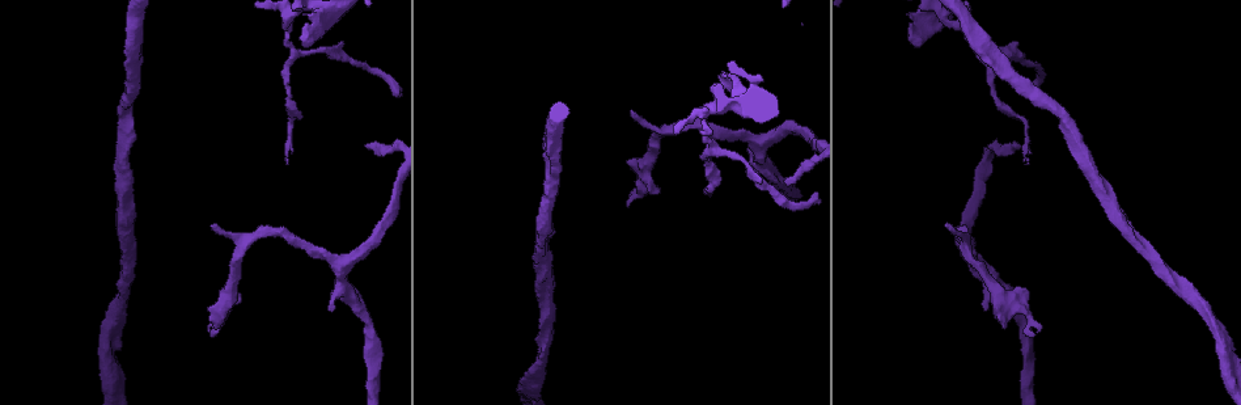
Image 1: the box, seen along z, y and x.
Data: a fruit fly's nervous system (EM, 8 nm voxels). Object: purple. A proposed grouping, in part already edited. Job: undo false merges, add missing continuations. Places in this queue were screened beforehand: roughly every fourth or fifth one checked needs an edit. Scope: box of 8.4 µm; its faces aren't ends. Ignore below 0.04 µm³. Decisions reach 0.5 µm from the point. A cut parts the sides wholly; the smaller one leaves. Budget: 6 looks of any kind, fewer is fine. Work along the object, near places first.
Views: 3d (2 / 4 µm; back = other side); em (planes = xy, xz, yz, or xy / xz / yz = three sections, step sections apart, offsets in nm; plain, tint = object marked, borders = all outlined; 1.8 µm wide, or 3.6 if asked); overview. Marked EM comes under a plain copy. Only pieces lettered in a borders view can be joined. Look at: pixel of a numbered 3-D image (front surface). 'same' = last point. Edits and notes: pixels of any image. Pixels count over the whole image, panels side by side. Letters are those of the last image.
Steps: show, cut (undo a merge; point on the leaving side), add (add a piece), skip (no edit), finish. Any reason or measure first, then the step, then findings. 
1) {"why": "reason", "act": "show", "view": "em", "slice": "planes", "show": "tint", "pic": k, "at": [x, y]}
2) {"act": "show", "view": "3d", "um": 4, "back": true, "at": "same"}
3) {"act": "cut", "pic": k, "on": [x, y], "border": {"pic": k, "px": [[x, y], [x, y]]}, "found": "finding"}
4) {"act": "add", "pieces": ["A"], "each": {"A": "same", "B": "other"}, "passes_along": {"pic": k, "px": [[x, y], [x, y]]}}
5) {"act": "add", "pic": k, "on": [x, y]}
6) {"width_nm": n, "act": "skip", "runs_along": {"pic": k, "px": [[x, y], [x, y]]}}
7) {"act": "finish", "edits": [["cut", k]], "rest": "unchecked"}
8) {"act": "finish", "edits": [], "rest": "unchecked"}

{"why": "free end", "act": "show", "view": "3d", "um": 2, "pic": 1, "at": [746, 148]}

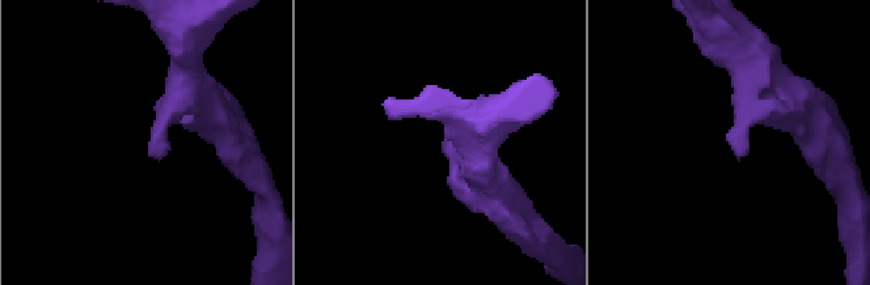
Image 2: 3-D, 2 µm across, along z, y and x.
{"act": "show", "view": "em", "slice": "xz", "step": 8, "show": "borders", "pic": 2, "at": [443, 146]}

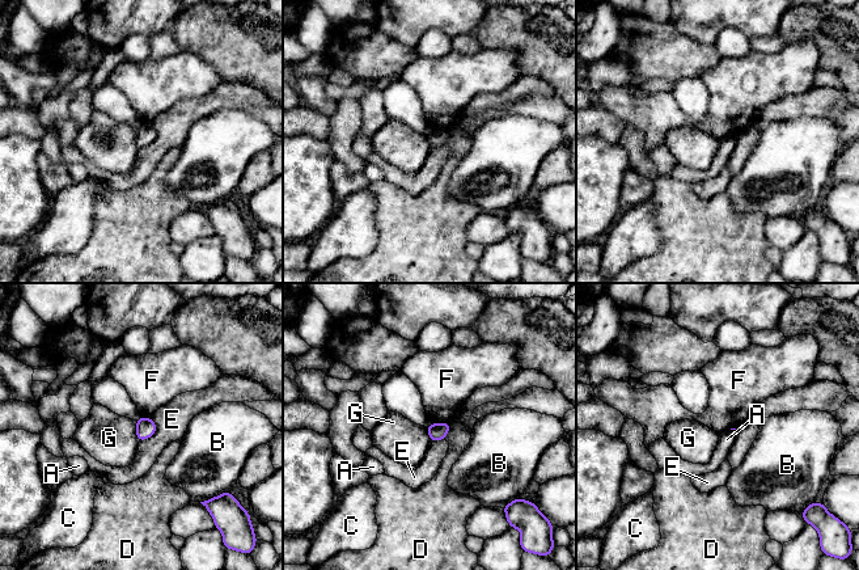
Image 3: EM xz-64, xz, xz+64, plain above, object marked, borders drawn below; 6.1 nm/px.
{"act": "skip", "each": {"A": "other", "B": "other", "C": "other", "D": "other", "E": "other", "F": "other", "G": "other"}, "border": {"pic": 3, "px": [[135, 421], [135, 436], [139, 440]]}, "found": "no lettered piece goes on from it"}

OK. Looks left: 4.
{"why": "abrupt turn", "act": "show", "view": "3d", "um": 4, "back": true, "pic": 1, "at": [286, 17]}

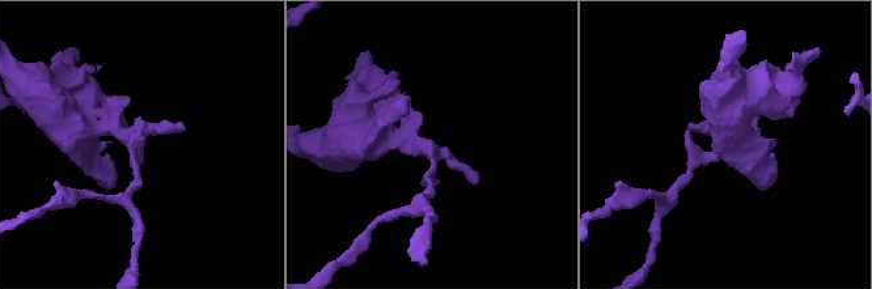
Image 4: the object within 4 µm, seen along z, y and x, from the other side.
{"act": "show", "view": "em", "slice": "yz", "step": 8, "show": "borders", "pic": 4, "at": [433, 146]}

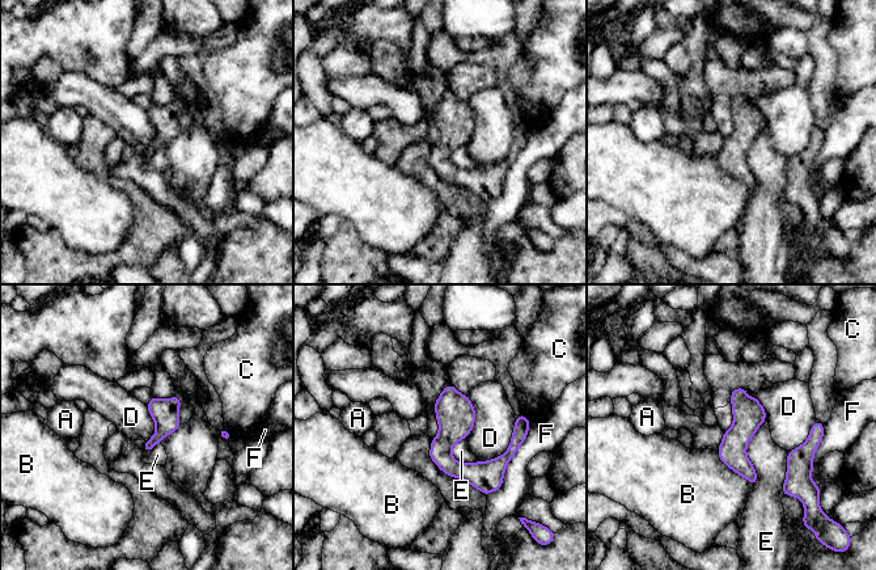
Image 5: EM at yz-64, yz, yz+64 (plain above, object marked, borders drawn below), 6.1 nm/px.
{"act": "show", "view": "em", "slice": "xz", "step": 8, "show": "borders", "at": "same"}

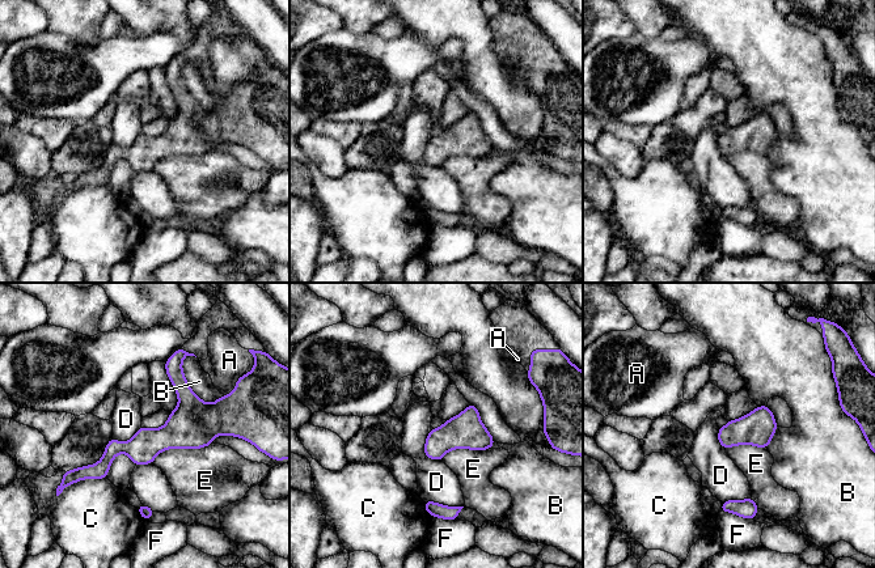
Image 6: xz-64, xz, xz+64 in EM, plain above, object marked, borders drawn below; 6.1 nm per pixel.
{"width_nm": 190, "longest_contact_nm": ["E", 400], "act": "skip", "each": {"A": "other", "B": "other", "C": "other", "D": "other", "E": "other", "F": "other"}, "found": "continuous, no second neuron"}

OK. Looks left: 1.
{"act": "finish", "edits": [], "rest": "unchecked"}

